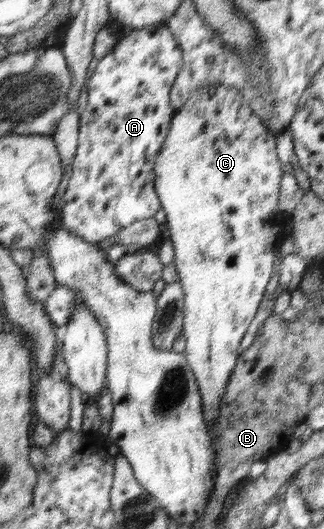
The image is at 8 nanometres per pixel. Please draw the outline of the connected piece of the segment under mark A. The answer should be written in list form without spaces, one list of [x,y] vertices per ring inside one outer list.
[[[164,23],[152,24],[133,30],[128,36],[122,36],[118,45],[108,55],[97,61],[94,72],[88,81],[88,102],[80,114],[78,149],[74,151],[72,173],[70,173],[70,180],[68,181],[66,191],[64,191],[64,196],[60,200],[61,221],[66,231],[82,237],[84,241],[98,243],[114,235],[124,227],[131,225],[134,221],[154,217],[154,214],[160,211],[160,200],[158,200],[158,194],[154,190],[154,181],[156,181],[154,163],[156,163],[156,155],[160,153],[160,147],[162,147],[162,143],[164,143],[164,139],[166,139],[166,135],[168,135],[168,131],[171,129],[174,109],[170,107],[170,90],[174,80],[177,78],[178,72],[180,72],[181,65],[182,49],[180,49],[178,41],[176,41],[176,38]]]

